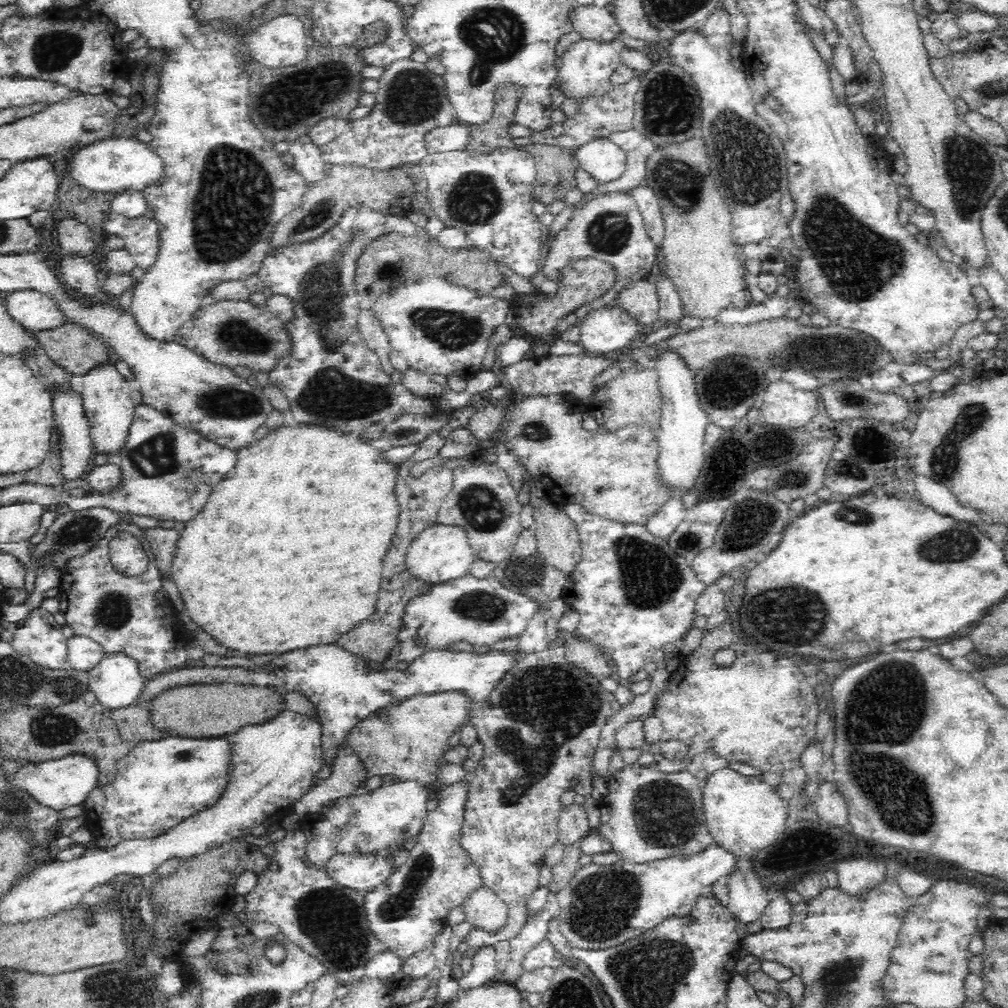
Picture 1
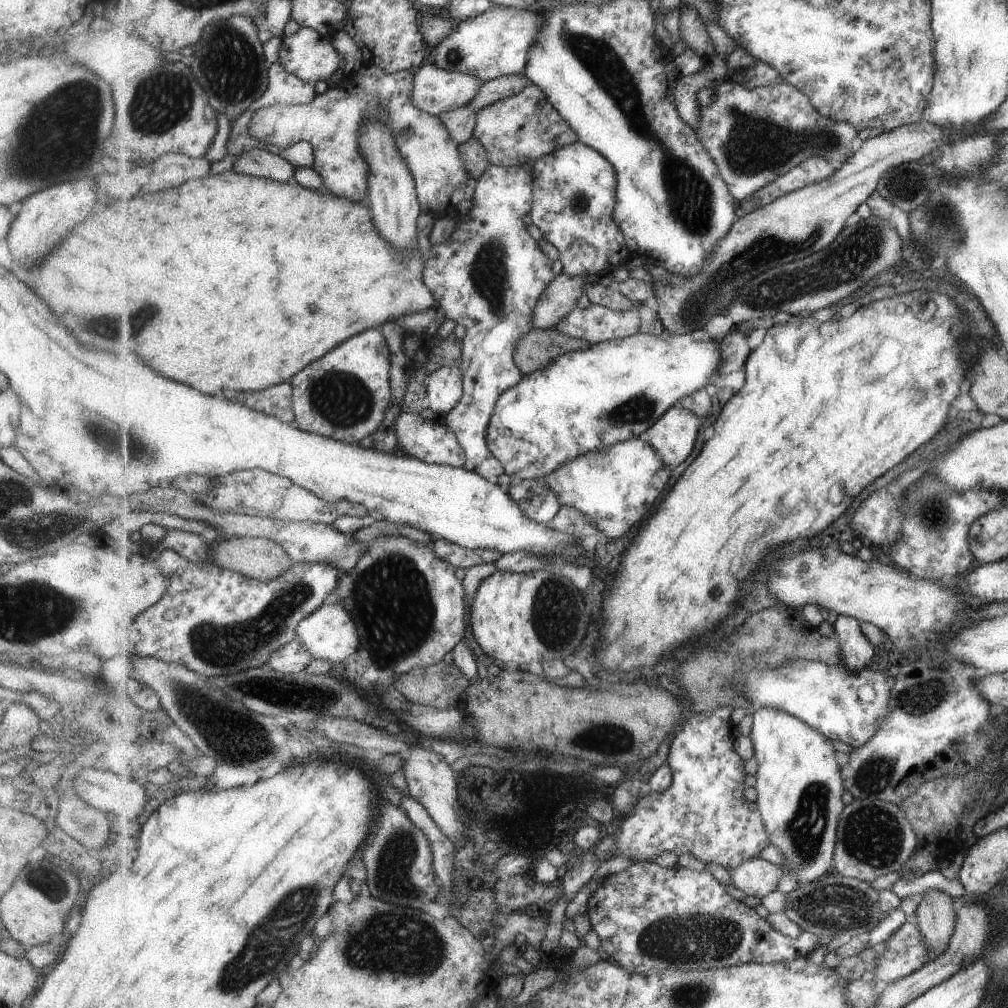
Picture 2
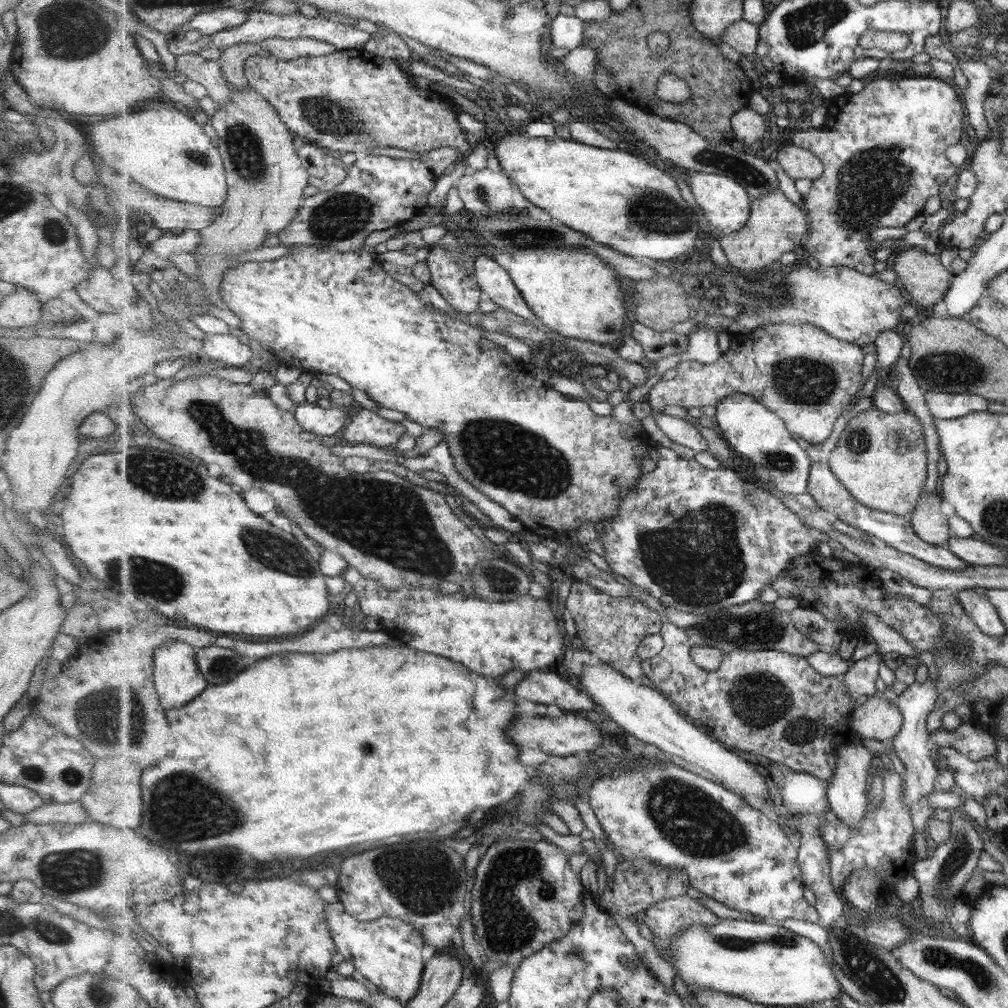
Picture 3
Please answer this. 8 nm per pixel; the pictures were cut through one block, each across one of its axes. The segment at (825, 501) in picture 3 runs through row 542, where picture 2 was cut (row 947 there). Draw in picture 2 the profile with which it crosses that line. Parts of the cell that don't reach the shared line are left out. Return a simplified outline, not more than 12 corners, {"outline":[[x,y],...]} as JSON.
{"outline":[[905,922],[879,946],[875,982],[900,981],[932,960],[924,932]]}

